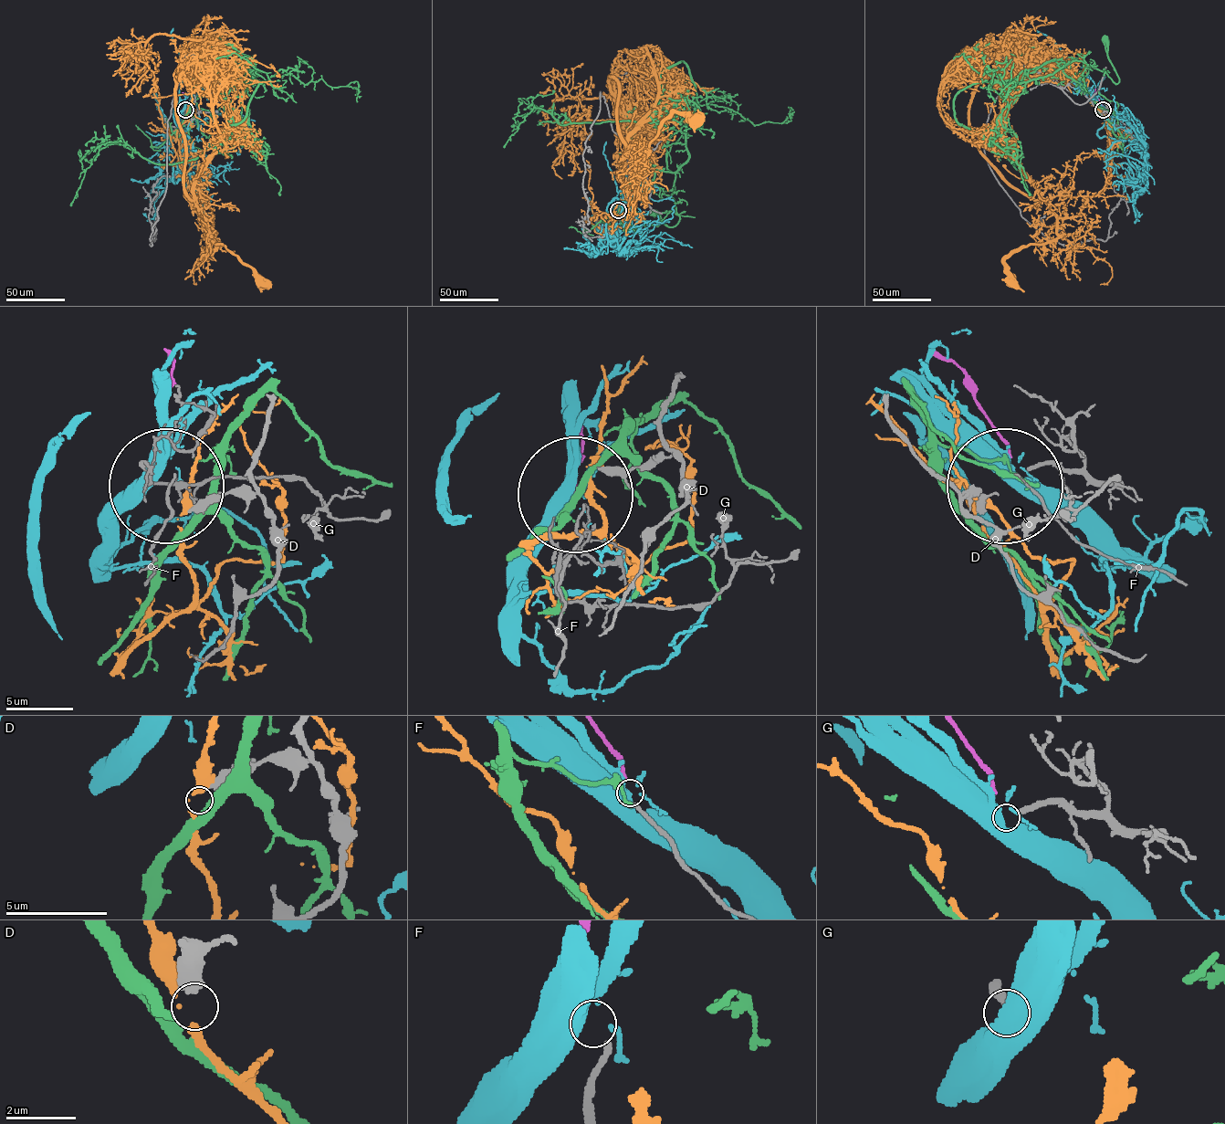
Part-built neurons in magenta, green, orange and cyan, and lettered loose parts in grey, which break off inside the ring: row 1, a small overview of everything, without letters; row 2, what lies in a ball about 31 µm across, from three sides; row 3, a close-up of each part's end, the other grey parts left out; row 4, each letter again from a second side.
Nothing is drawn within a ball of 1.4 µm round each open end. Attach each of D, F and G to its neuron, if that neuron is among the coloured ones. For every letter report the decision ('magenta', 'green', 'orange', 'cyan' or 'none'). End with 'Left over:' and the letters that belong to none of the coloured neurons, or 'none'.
D: none
F: magenta
G: cyan
Left over: D

